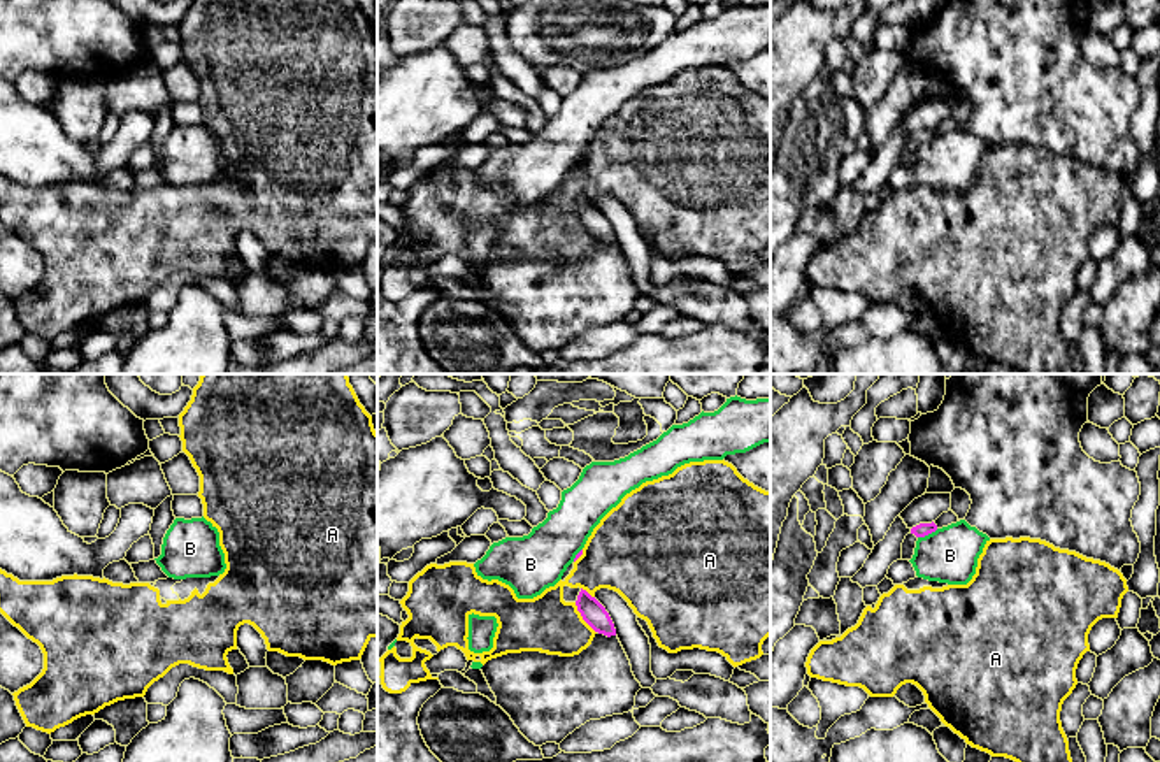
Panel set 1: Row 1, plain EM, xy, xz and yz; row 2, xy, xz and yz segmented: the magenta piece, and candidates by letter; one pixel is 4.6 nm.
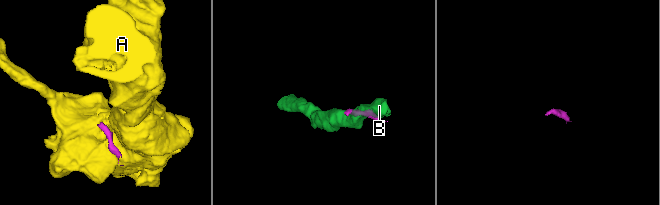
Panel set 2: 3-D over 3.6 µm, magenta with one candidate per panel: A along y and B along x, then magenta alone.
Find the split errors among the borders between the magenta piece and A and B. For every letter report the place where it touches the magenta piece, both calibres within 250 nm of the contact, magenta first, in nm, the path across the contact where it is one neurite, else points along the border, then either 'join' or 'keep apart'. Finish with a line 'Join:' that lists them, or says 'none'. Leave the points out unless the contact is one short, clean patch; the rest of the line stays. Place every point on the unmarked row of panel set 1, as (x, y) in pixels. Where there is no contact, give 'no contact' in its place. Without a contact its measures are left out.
A: xz (583, 225) | 110/260 nm | keep apart
B: yz (927, 141) | 60/260 nm | along yz (938, 136), (918, 144) | keep apart
Join: none

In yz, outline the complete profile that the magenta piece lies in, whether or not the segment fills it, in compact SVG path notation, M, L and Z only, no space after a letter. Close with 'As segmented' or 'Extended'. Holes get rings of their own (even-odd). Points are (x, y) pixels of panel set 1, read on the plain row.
M934 128L920 130L920 132L913 133L902 149L902 167L911 167L914 162L916 147L935 137L937 137L937 132Z. Extended

